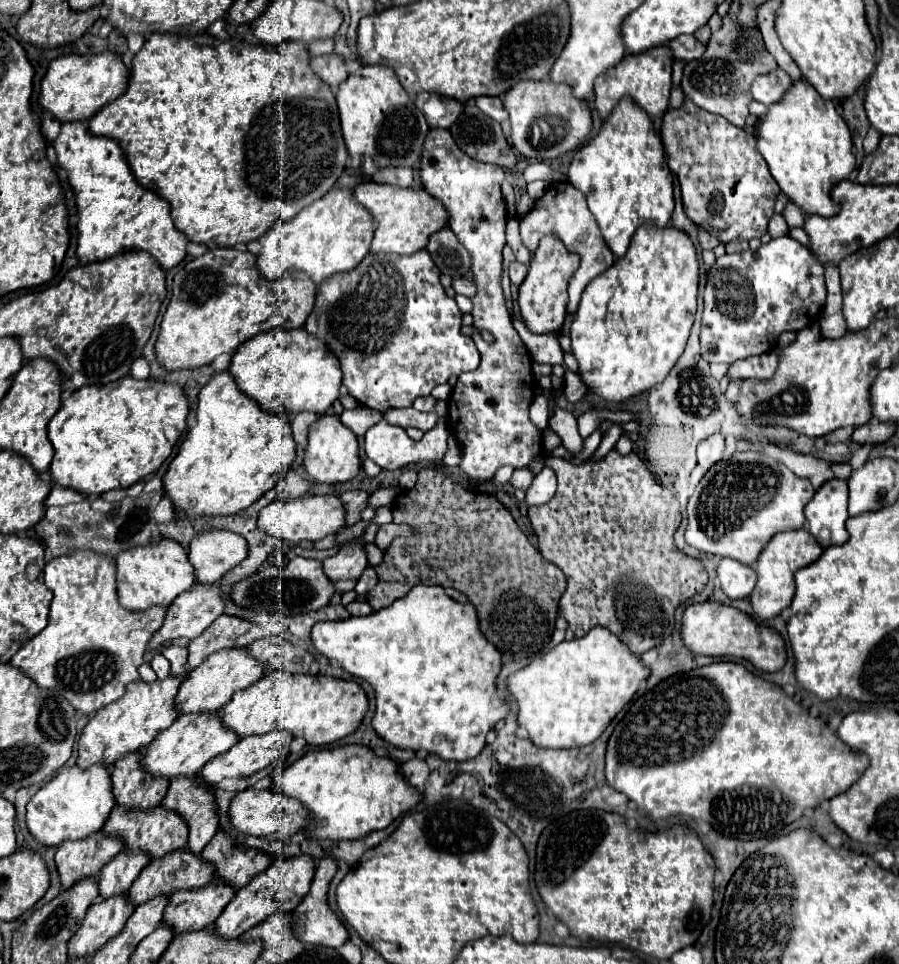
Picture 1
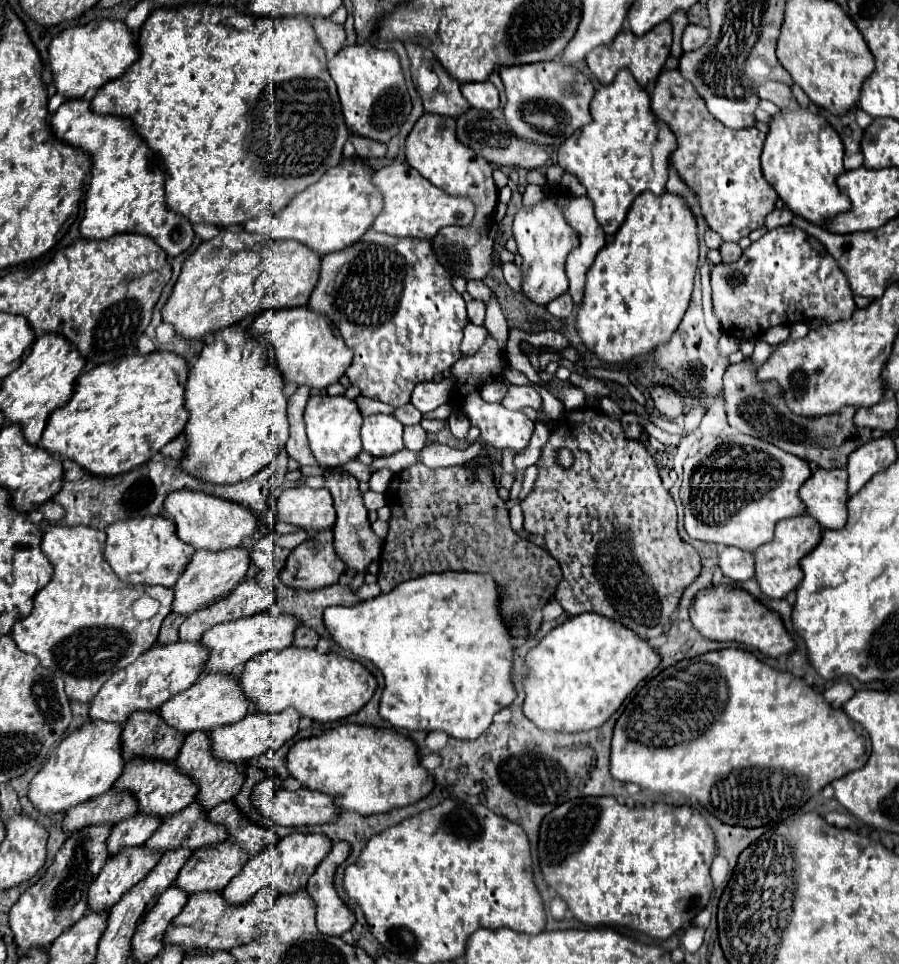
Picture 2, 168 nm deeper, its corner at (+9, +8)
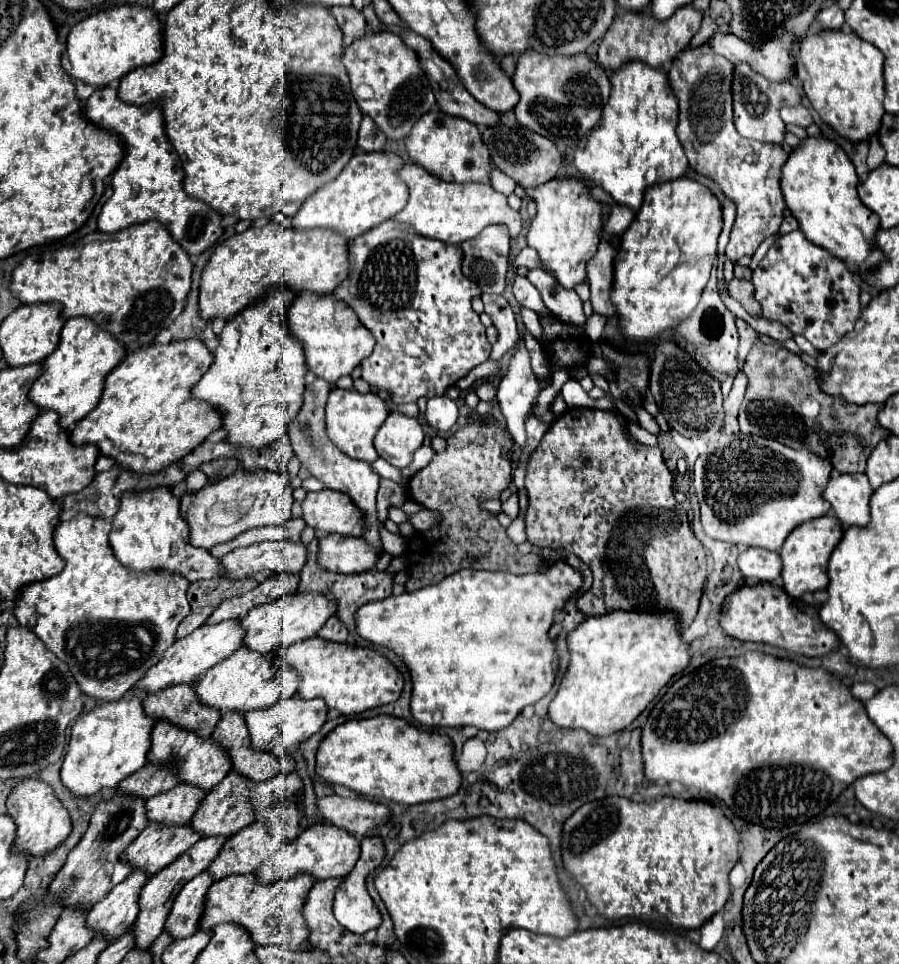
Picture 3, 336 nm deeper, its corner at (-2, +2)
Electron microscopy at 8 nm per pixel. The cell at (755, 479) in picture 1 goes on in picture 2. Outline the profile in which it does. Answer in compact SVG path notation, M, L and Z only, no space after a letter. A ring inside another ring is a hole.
M746 434L718 436L708 442L696 456L684 462L684 480L680 488L680 500L684 506L684 528L694 540L736 546L754 556L756 548L772 540L778 520L804 514L804 504L798 498L798 488L810 478L810 474L812 470L804 460L782 452L780 448L774 448L774 444L770 442Z

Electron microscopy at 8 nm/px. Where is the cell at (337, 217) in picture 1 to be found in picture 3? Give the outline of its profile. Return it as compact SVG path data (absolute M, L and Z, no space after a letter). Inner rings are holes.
M391 150L381 152L361 152L355 154L345 170L333 182L315 190L301 206L301 210L293 216L293 228L307 230L317 226L327 226L345 236L347 240L355 240L365 234L369 228L393 218L405 206L409 190L401 178L397 178L397 170L401 170L403 158Z

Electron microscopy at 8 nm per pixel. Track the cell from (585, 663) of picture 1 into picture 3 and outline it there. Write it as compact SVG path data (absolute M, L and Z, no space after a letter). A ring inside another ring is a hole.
M613 610L603 616L591 616L569 634L569 650L569 670L549 706L549 718L561 728L583 728L593 736L609 736L627 728L651 704L661 688L691 662L689 644L683 640L677 614L671 610L655 614L645 614L643 610Z

